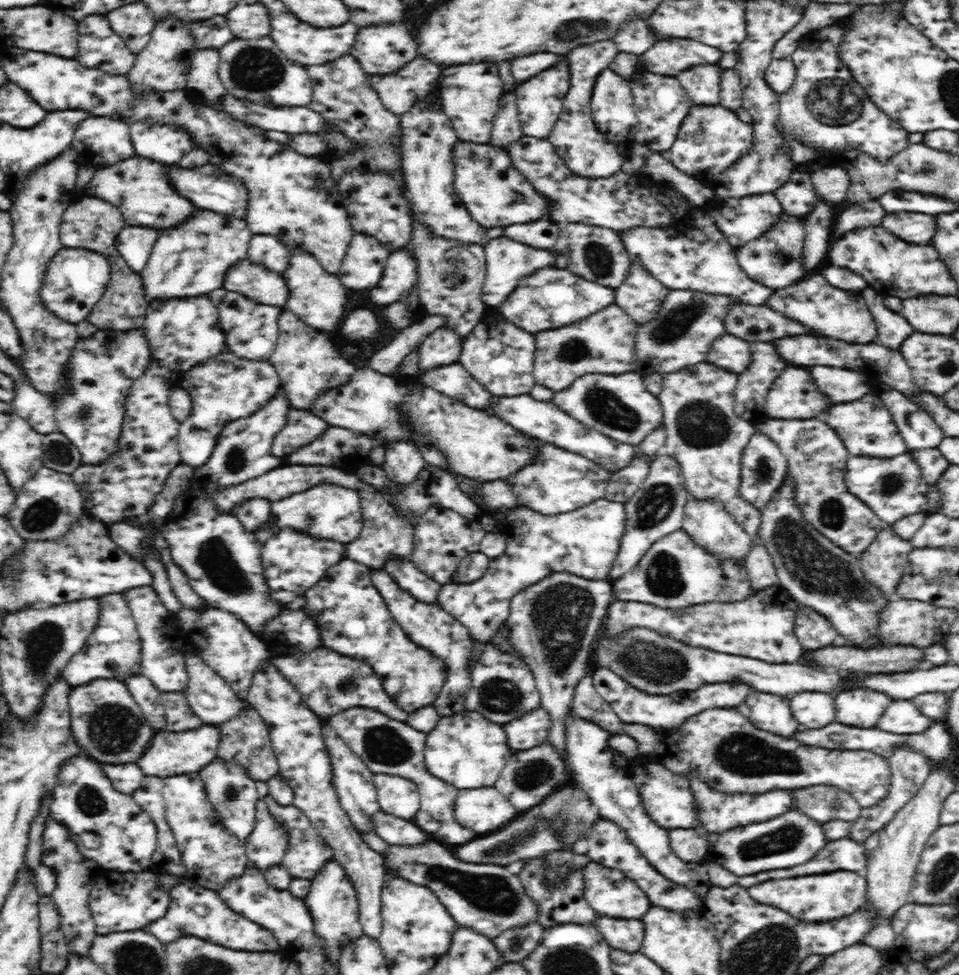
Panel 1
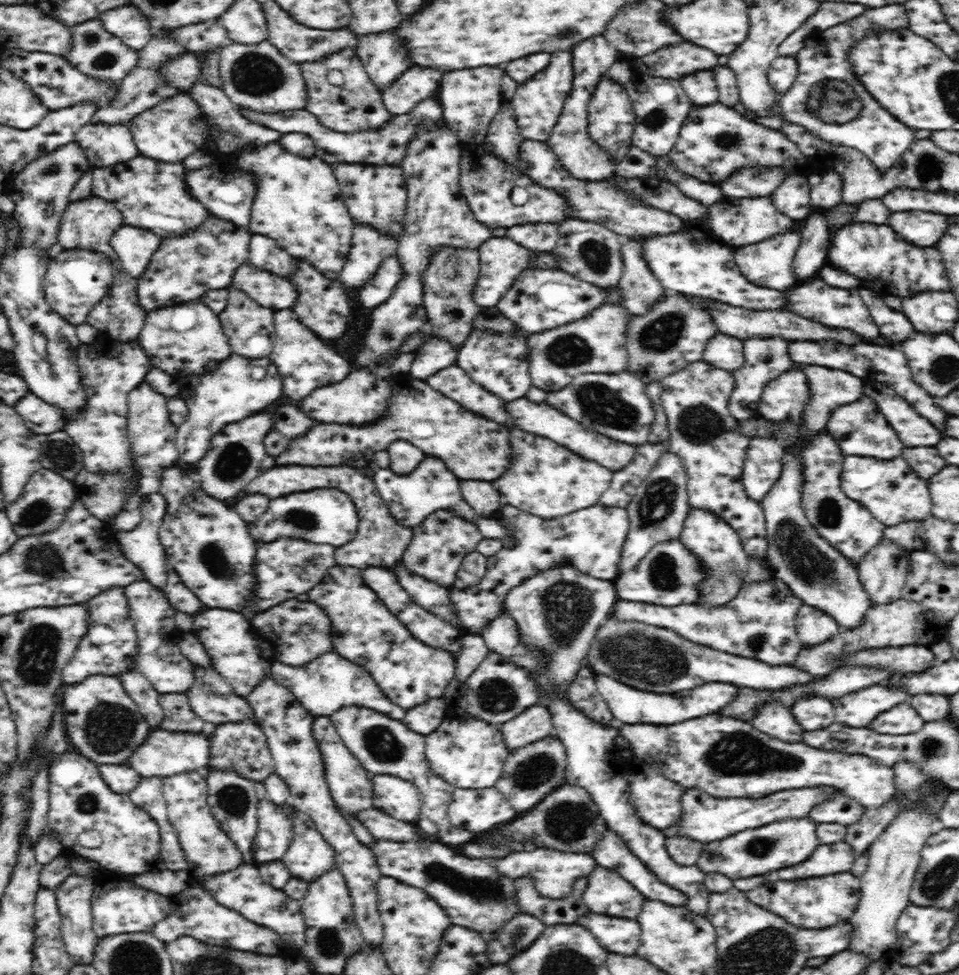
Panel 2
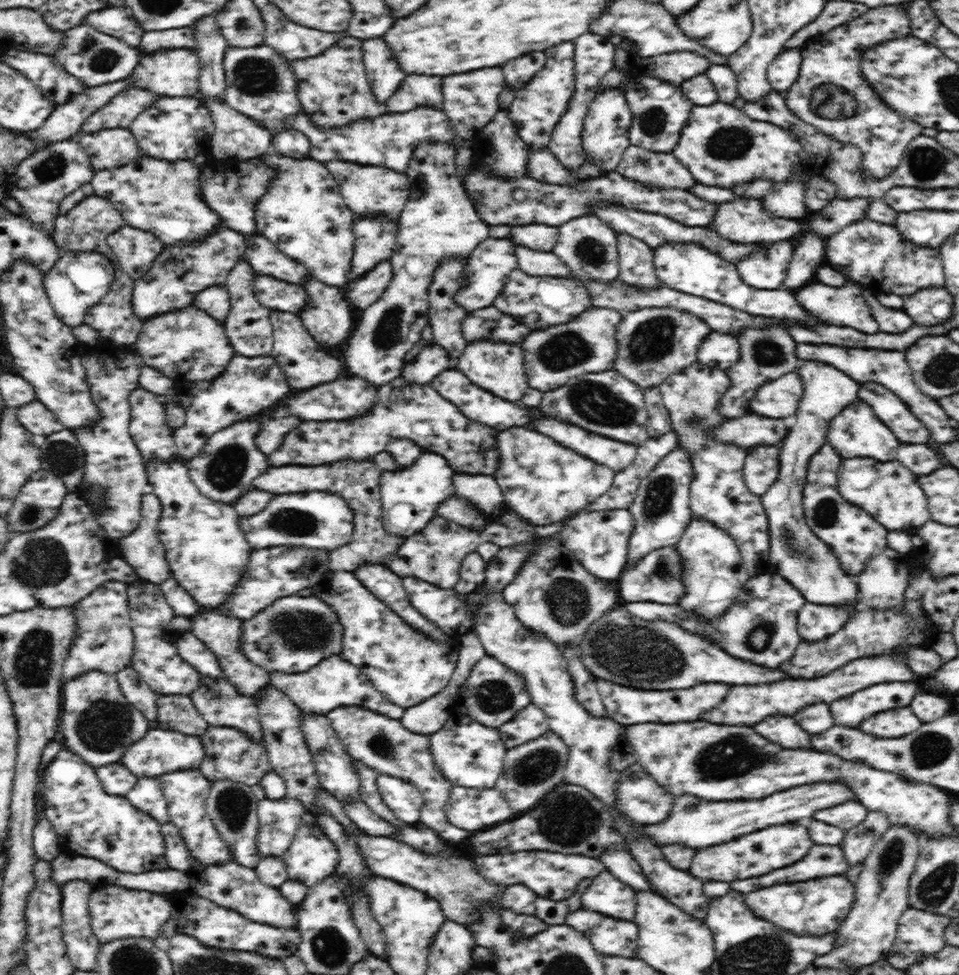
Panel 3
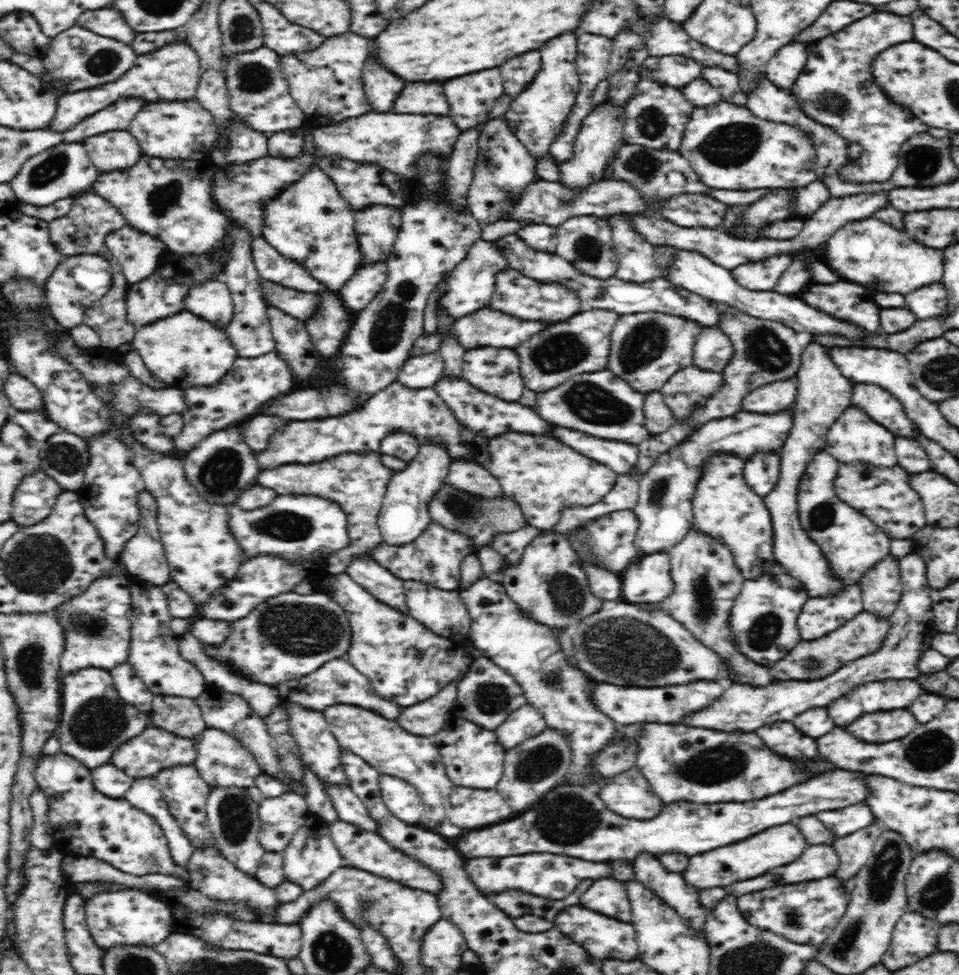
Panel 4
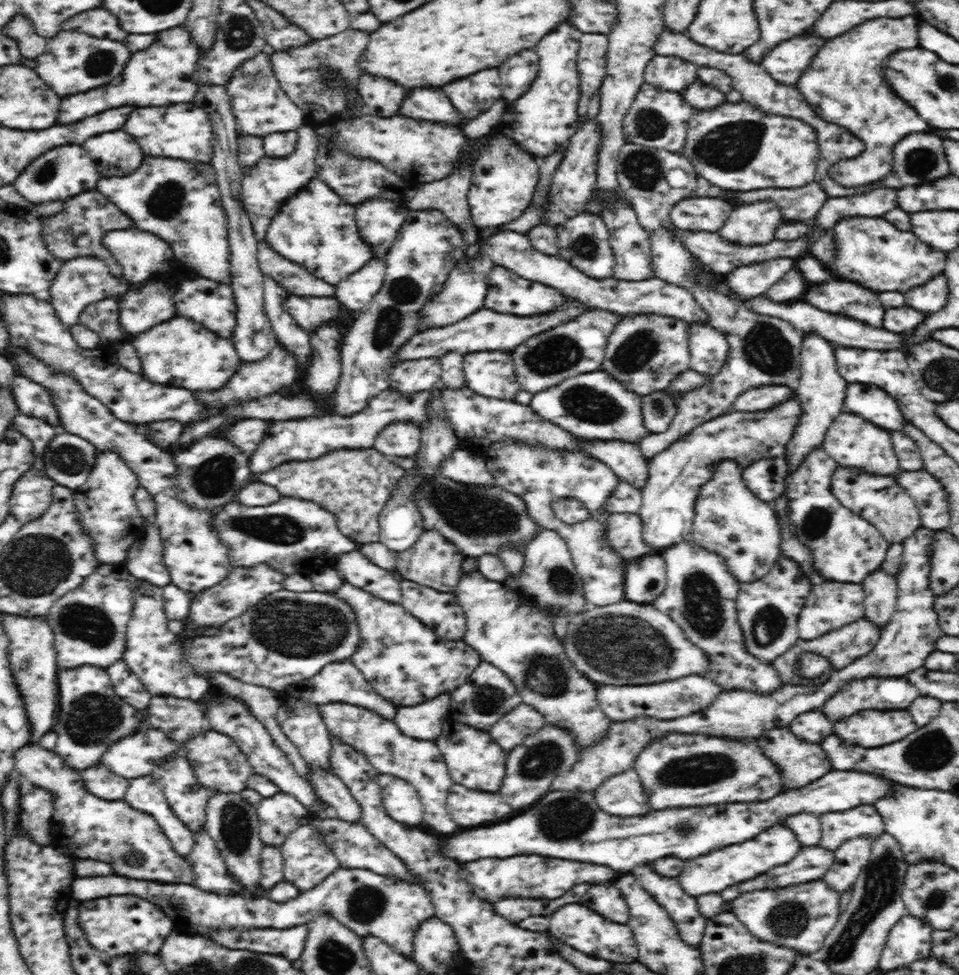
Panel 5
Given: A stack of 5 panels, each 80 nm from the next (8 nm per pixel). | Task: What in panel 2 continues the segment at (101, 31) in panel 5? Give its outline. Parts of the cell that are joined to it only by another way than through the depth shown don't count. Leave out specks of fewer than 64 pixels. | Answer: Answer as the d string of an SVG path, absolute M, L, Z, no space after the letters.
M133 4L107 10L100 13L97 19L106 32L121 38L138 52L148 44L153 33L148 19Z

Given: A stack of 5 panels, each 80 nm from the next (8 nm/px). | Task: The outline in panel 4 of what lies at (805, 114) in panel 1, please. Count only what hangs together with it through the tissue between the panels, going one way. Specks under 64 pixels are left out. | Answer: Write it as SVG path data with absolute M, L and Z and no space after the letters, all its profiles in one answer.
M886 10L874 12L848 24L836 34L814 42L802 72L790 88L806 116L861 146L861 155L840 168L844 182L888 180L898 166L902 144L914 134L927 132L929 129L914 113L890 100L870 74L870 66L878 54L894 44L910 40L915 38L909 16Z

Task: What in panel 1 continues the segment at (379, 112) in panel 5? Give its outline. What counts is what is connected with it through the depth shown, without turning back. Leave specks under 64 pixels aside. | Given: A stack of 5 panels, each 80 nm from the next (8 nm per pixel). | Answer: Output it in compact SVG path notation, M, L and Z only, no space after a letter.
M402 21L398 24L390 24L390 26L384 24L384 26L359 28L352 47L349 54L354 56L367 74L371 76L392 74L416 58L416 42Z

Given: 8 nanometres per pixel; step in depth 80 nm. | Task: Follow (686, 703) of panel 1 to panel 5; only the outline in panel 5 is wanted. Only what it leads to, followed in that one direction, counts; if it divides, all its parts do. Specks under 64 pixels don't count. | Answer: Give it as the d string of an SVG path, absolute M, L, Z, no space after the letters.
M689 674L682 678L634 686L598 686L596 698L600 709L611 721L632 720L650 717L658 720L674 720L694 714L707 706L723 690L712 679L700 674Z

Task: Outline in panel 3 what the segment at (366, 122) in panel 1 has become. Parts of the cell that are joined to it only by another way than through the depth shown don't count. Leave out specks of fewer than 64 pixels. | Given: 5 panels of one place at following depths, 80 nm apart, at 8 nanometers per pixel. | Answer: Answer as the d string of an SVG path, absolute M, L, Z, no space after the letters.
M342 38L322 54L291 60L291 71L297 80L297 95L301 110L320 127L343 127L362 119L371 119L389 112L386 104L380 104L367 79L362 62L362 40Z

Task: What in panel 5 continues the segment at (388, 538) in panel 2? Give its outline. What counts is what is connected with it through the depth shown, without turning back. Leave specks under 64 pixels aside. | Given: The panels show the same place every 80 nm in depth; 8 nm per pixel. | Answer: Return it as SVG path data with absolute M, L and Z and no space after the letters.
M372 447L338 449L316 460L286 462L258 474L258 480L278 489L281 496L309 500L329 510L337 518L342 535L358 545L365 545L379 541L378 514L408 472L409 469L396 465L391 456Z

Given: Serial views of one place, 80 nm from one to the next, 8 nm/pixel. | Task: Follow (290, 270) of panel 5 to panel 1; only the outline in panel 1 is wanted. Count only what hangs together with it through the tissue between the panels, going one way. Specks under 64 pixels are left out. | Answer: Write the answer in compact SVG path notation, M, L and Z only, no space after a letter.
M256 234L250 239L248 245L247 258L252 263L280 274L290 267L292 252L276 237L268 234Z

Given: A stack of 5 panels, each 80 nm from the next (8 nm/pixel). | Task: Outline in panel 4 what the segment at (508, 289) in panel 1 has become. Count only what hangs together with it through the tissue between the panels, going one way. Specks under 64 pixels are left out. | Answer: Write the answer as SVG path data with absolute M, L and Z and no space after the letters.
M478 239L470 247L466 258L448 275L448 288L446 294L437 302L438 311L448 314L452 319L460 319L472 312L487 306L494 290L496 290L496 277L498 272L508 270L508 260L502 255L501 250L490 241Z

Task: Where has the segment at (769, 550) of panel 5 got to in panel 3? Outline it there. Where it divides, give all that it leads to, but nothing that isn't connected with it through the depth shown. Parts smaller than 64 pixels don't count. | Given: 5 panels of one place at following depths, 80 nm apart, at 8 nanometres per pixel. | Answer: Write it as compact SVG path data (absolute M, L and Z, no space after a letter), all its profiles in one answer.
M696 361L684 370L669 375L659 388L670 415L672 431L678 435L678 447L686 449L692 459L689 503L693 518L717 526L734 539L750 578L771 570L768 517L761 496L752 494L743 479L748 450L724 444L709 436L710 429L728 419L717 411L718 402L730 388L727 372Z

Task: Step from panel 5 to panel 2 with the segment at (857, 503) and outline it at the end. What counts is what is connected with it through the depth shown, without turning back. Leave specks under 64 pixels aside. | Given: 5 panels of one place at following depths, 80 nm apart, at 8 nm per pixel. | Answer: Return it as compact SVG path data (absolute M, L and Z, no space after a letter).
M845 456L841 489L848 498L862 503L886 527L910 520L921 522L931 515L933 508L927 481L920 478L901 456L890 460Z

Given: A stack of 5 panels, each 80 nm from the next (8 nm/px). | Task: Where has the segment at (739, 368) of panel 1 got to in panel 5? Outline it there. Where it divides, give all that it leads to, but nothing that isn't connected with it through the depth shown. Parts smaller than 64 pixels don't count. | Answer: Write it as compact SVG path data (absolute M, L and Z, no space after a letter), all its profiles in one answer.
M694 322L690 323L688 348L690 368L698 374L715 375L726 362L729 344L712 326Z

